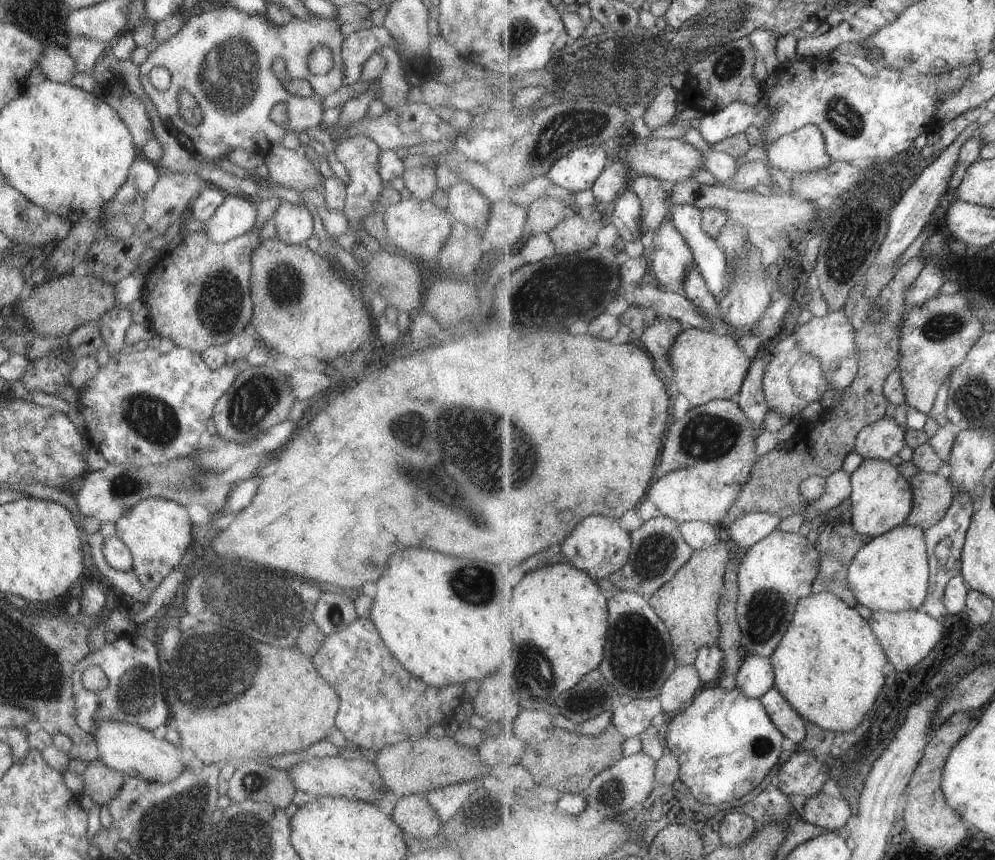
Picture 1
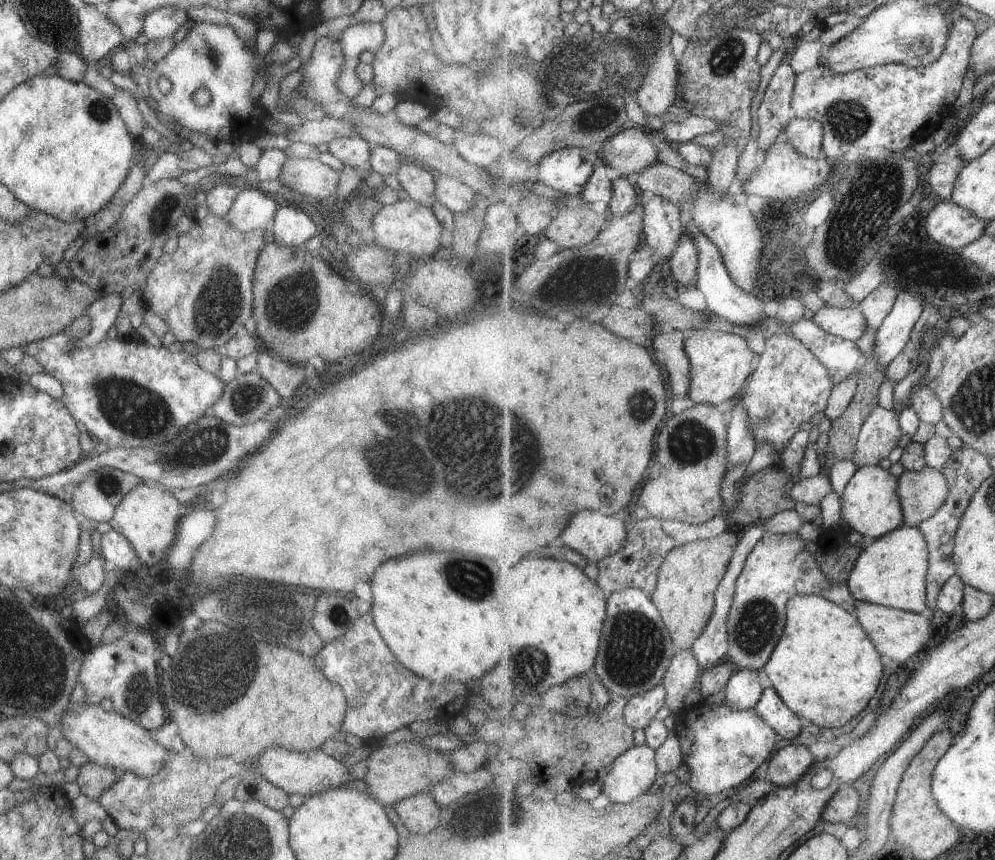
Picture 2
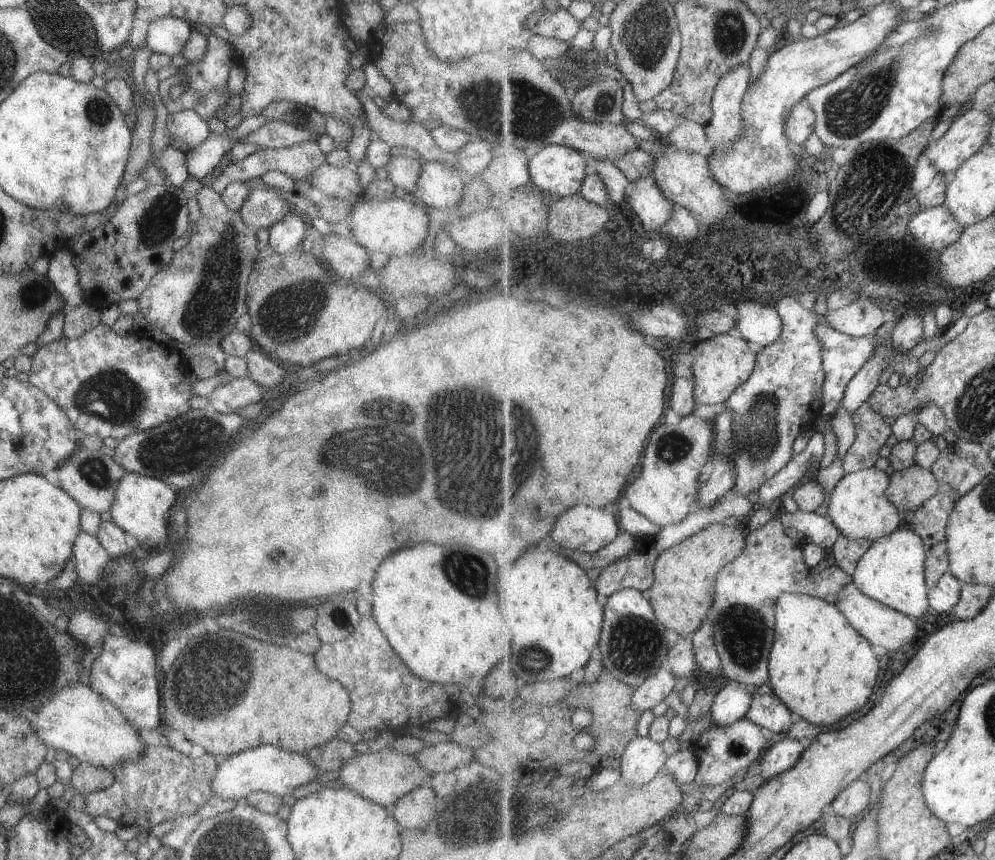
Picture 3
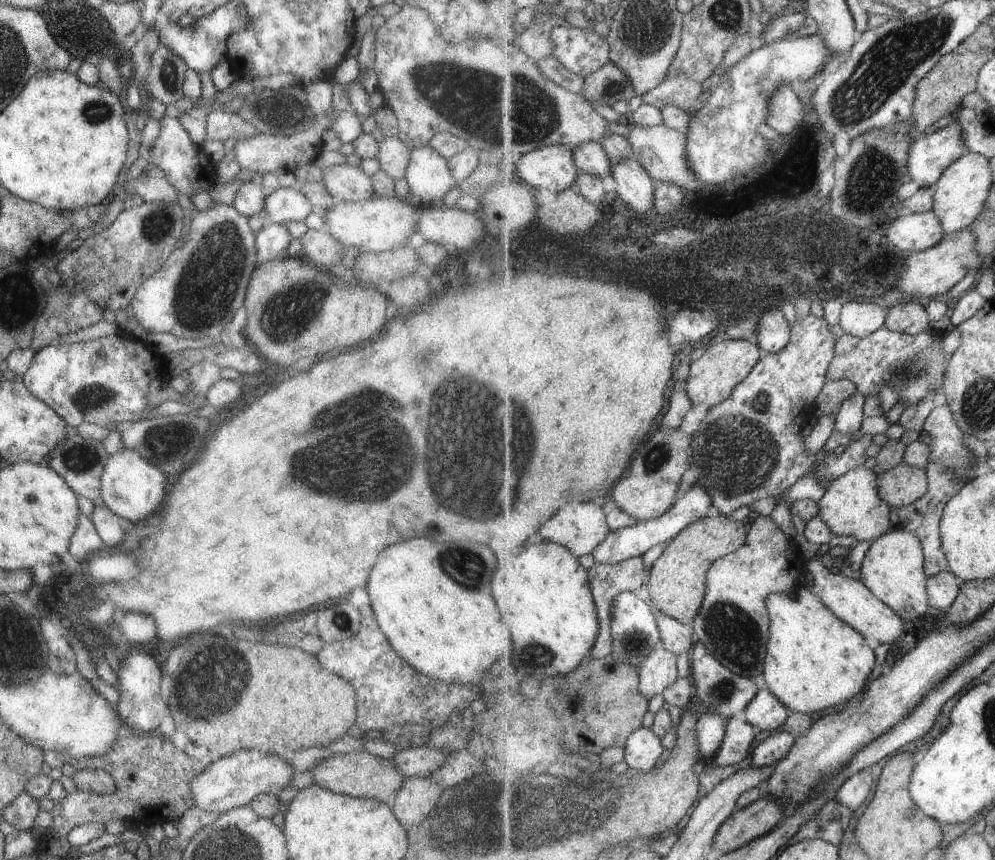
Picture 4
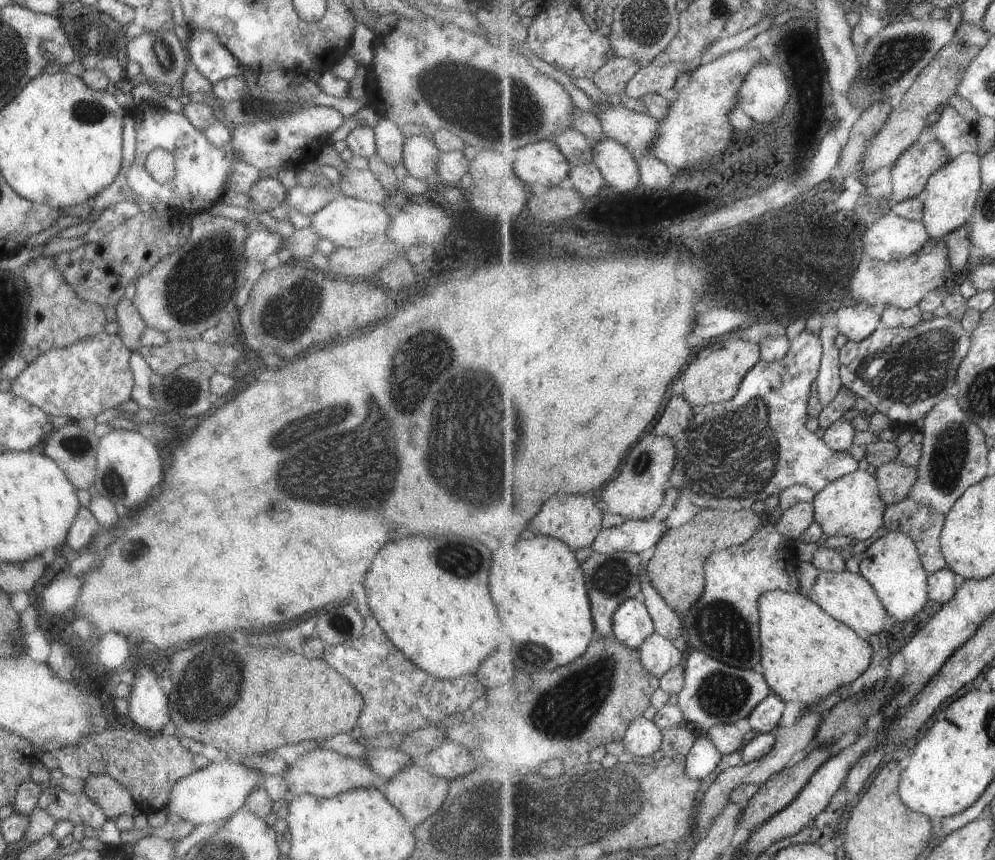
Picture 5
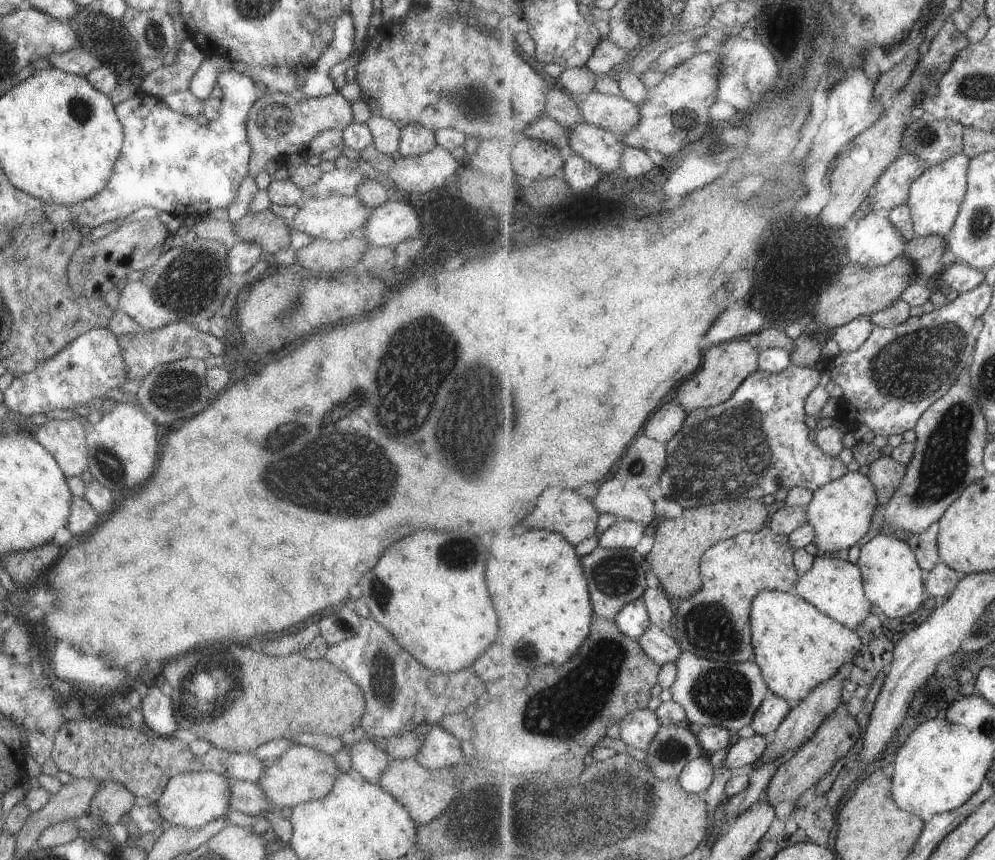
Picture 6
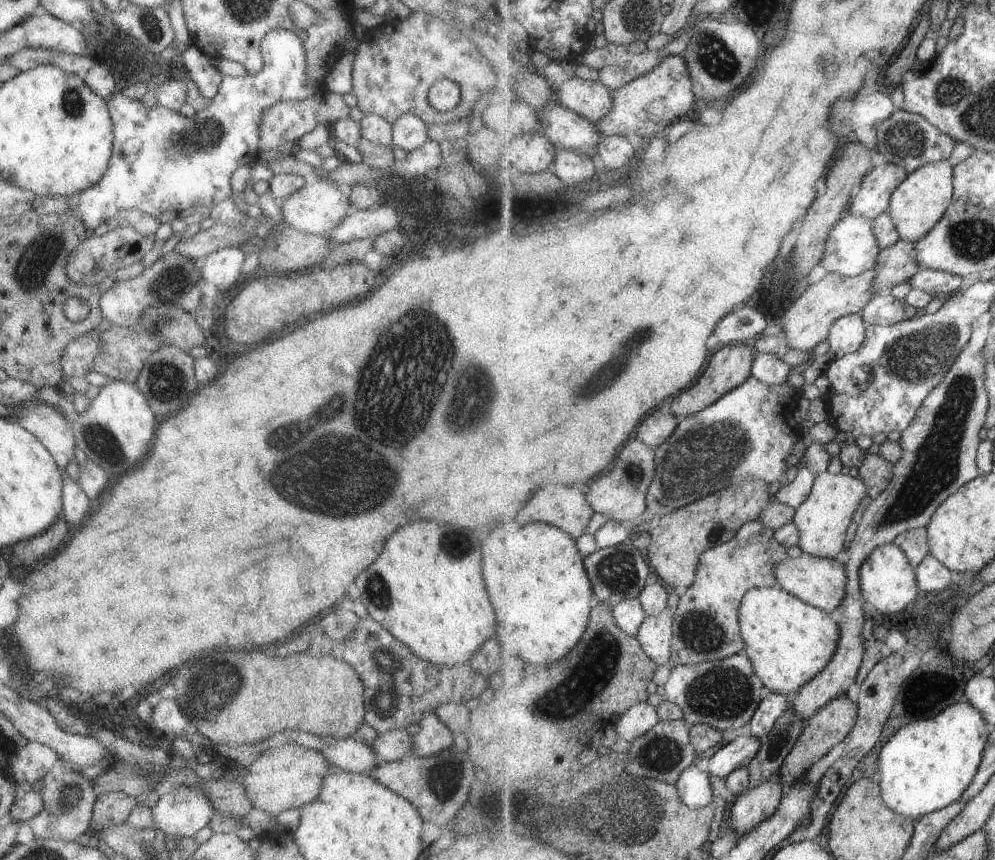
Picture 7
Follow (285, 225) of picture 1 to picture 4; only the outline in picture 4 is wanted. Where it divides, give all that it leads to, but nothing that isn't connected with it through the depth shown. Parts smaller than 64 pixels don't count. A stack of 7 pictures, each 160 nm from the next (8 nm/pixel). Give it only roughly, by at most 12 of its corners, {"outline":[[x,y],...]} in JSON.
{"outline":[[285,224],[254,233],[259,263],[284,255],[291,235]]}

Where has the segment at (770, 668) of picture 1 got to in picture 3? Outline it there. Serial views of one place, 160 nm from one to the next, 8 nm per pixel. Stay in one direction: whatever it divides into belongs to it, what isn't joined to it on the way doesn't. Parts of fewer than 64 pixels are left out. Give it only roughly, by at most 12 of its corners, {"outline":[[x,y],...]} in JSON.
{"outline":[[737,681],[719,688],[712,724],[744,719],[753,692]]}

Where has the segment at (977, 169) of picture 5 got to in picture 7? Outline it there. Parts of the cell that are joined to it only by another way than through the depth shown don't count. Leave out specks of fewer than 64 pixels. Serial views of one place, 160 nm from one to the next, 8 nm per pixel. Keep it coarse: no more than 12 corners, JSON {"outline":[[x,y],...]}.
{"outline":[[954,164],[913,171],[891,197],[902,240],[923,240],[954,202]]}

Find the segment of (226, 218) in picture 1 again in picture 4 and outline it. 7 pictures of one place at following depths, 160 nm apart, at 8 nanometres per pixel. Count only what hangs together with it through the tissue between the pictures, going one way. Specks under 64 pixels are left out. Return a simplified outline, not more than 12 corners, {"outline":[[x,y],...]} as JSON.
{"outline":[[295,187],[264,198],[275,224],[303,221],[314,209]]}

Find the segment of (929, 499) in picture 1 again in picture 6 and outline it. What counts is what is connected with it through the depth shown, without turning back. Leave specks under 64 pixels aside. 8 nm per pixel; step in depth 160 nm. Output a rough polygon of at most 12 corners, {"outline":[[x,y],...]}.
{"outline":[[882,455],[866,475],[875,486],[879,505],[895,497],[907,465]]}

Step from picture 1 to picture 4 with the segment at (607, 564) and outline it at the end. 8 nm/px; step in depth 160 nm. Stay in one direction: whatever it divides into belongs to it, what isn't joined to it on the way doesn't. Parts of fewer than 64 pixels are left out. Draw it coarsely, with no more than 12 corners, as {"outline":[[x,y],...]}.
{"outline":[[601,502],[565,504],[540,527],[539,540],[576,556],[610,536]]}

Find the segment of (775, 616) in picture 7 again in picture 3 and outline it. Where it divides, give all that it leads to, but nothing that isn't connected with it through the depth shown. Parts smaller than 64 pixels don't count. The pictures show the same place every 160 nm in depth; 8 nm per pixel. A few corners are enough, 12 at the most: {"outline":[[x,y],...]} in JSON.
{"outline":[[777,602],[773,690],[810,723],[869,704],[879,657],[837,606]]}

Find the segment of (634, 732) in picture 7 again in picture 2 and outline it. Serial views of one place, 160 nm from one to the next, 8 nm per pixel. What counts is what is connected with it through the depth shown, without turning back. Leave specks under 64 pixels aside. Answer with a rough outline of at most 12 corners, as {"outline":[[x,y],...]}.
{"outline":[[635,745],[609,767],[602,792],[633,802],[661,772],[656,750]]}

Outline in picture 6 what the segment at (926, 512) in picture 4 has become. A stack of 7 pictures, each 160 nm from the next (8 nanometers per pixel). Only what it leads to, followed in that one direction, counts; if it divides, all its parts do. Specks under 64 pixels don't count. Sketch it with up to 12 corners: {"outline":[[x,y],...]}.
{"outline":[[939,523],[921,534],[894,534],[911,546],[929,572],[942,563],[938,550]]}

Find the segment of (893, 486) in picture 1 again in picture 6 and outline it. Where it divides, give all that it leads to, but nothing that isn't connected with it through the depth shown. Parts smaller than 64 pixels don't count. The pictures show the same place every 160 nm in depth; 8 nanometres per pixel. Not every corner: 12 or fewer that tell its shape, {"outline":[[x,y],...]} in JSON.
{"outline":[[849,472],[814,493],[807,522],[827,554],[871,532],[878,494]]}

